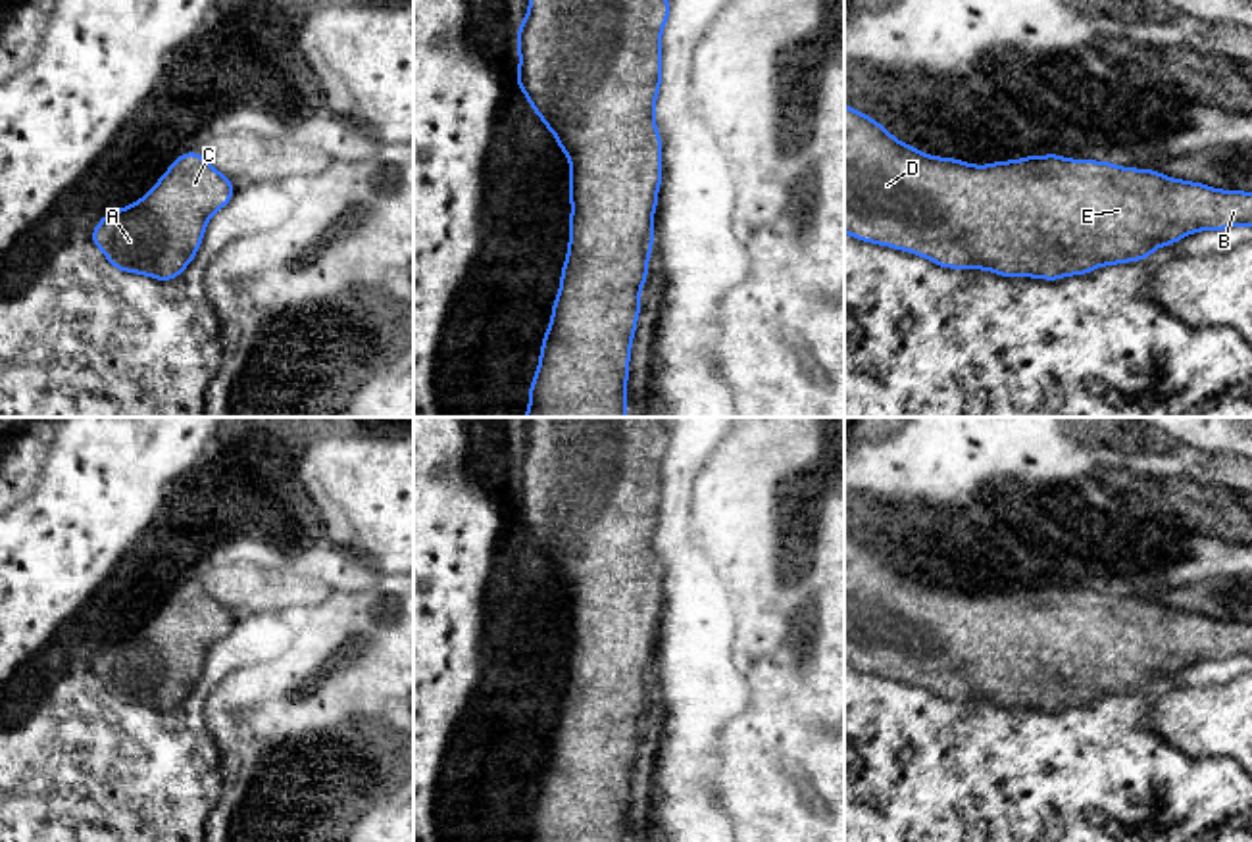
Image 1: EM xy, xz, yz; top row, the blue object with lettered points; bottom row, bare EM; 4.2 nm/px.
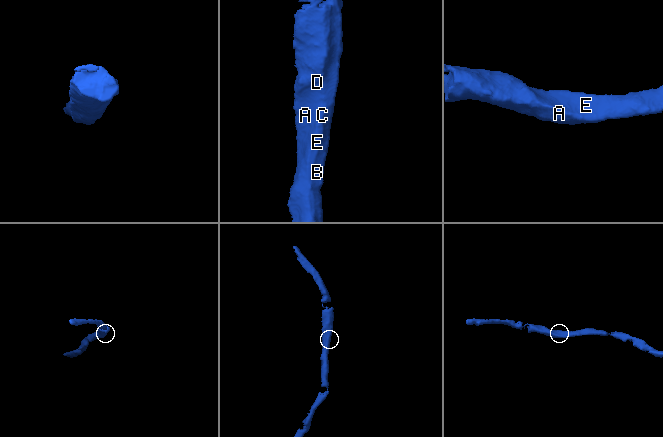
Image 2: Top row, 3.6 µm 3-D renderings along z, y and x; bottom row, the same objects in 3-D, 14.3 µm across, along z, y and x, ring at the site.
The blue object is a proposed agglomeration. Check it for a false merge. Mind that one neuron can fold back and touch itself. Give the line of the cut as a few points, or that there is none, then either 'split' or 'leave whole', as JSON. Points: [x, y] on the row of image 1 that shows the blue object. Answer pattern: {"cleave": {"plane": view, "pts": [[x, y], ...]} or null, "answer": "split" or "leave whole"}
{"cleave": null, "answer": "leave whole"}

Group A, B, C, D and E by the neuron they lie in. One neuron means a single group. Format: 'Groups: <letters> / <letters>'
Groups: A B C D E

